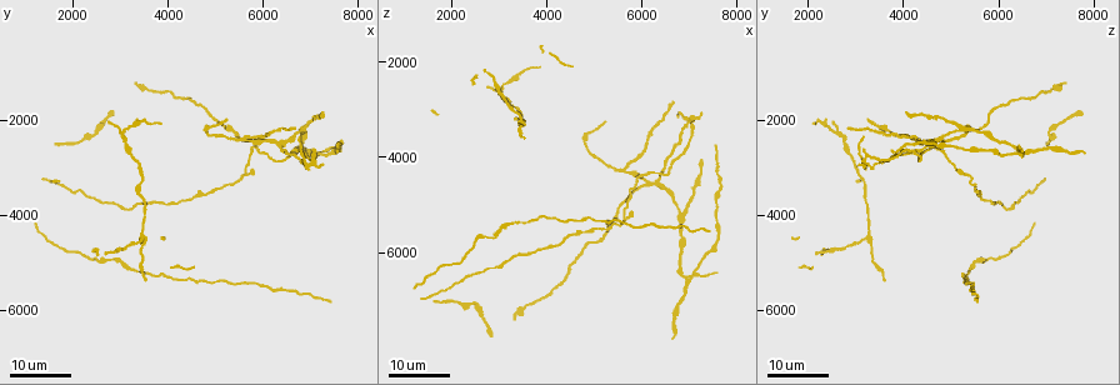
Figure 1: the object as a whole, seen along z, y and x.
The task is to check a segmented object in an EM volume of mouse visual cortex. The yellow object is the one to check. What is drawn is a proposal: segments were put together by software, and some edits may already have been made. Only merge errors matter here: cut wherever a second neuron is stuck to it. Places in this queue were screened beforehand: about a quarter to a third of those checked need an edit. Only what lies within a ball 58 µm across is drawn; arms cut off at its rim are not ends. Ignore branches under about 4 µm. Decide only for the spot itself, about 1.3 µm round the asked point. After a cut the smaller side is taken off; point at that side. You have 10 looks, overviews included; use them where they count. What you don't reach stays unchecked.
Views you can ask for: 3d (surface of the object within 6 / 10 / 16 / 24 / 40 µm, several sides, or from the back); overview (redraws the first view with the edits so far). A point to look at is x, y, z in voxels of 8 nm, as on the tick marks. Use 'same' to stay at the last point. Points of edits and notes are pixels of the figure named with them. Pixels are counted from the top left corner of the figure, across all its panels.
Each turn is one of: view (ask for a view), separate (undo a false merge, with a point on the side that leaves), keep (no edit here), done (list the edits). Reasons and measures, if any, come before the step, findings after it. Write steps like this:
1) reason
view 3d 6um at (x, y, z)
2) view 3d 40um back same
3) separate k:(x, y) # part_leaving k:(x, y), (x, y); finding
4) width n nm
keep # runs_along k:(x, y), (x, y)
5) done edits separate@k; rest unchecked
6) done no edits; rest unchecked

view 3d 16um at (3350, 3600, 3150)

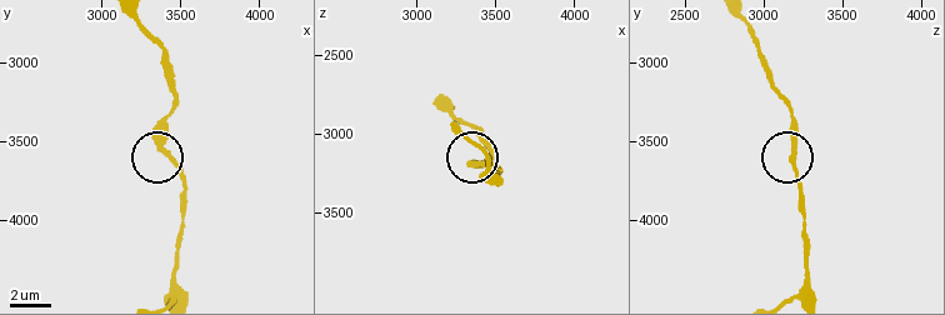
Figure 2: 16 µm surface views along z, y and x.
view 3d 6um at (3400, 3560, 3180)

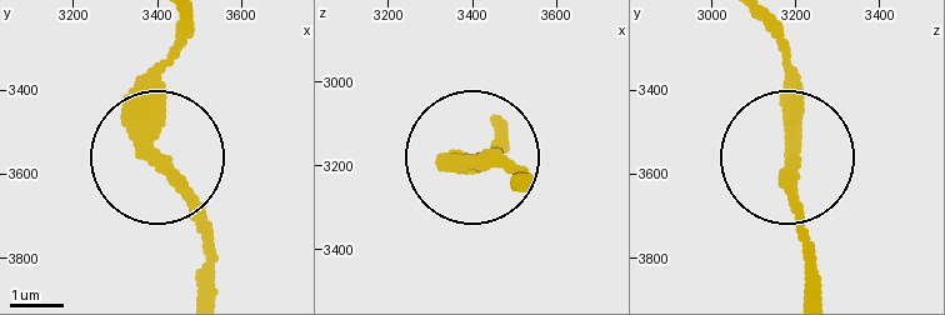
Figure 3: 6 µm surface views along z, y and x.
view 3d 6um back at (3400, 3580, 3185)

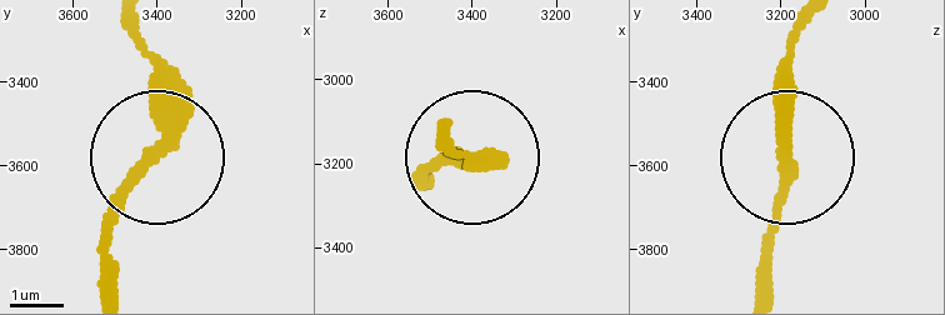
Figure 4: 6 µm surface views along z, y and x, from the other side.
keep # one neuron here

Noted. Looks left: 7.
view 3d 16um at (4800, 2200, 3600)

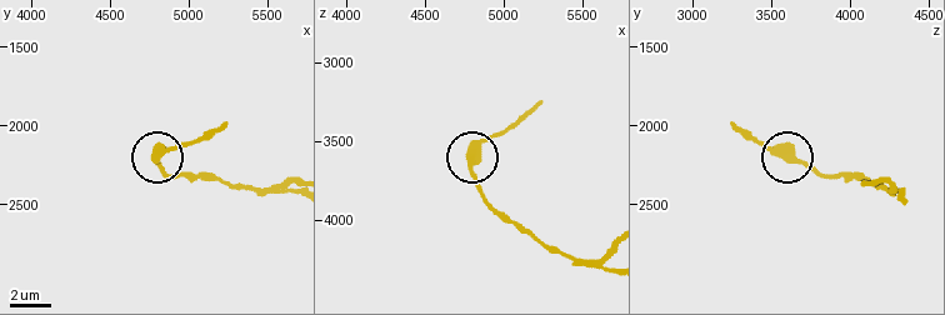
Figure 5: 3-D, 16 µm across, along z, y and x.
view 3d 10um at (4800, 2220, 3600)

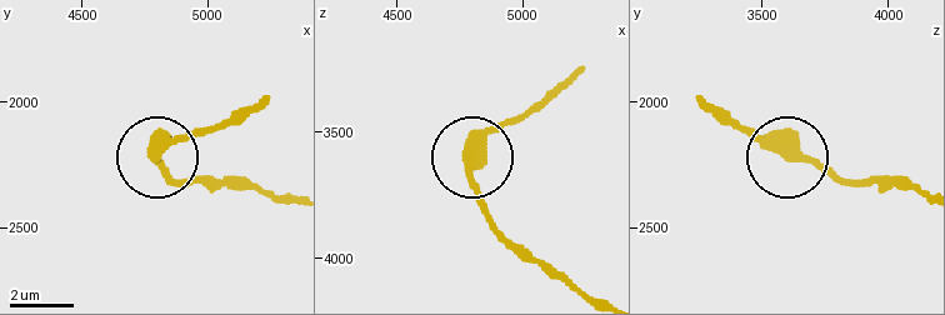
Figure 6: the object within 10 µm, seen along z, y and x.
side_arm 5 um
keep # runs_along 6:(916, 189), (828, 173), (748, 135), (725, 116); all the same neuron

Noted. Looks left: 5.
three arms meet
view 3d 16um at (3500, 4550, 3250)

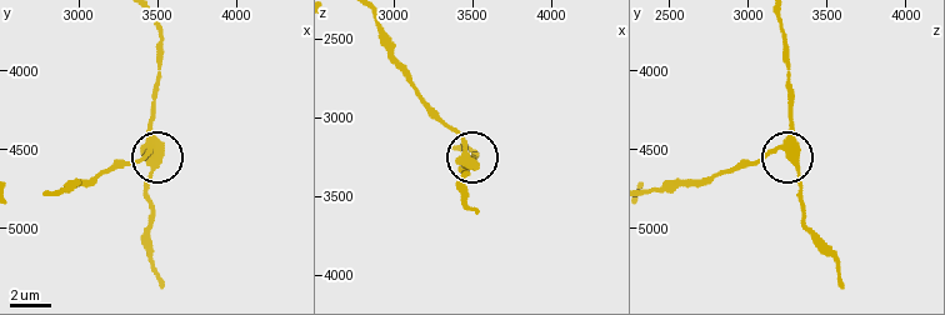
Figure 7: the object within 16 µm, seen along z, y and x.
zoom in
view 3d 10um at (3460, 4500, 3260)

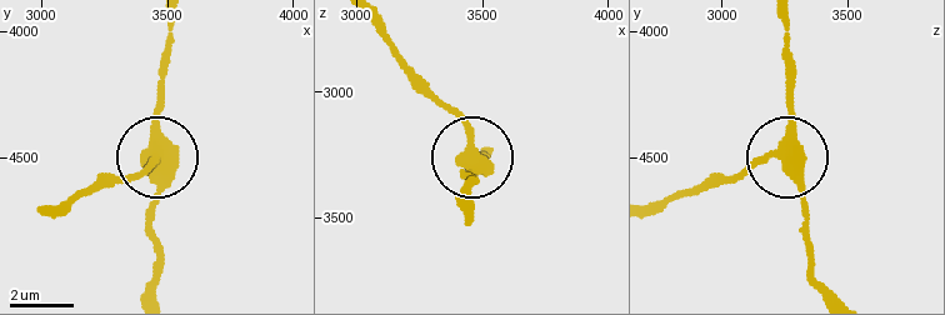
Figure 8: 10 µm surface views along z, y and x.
separate 8:(461, 113) # part_leaving 8:(471, 151), (455, 114), (385, 25); two neurons meet here

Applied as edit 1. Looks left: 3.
view overview

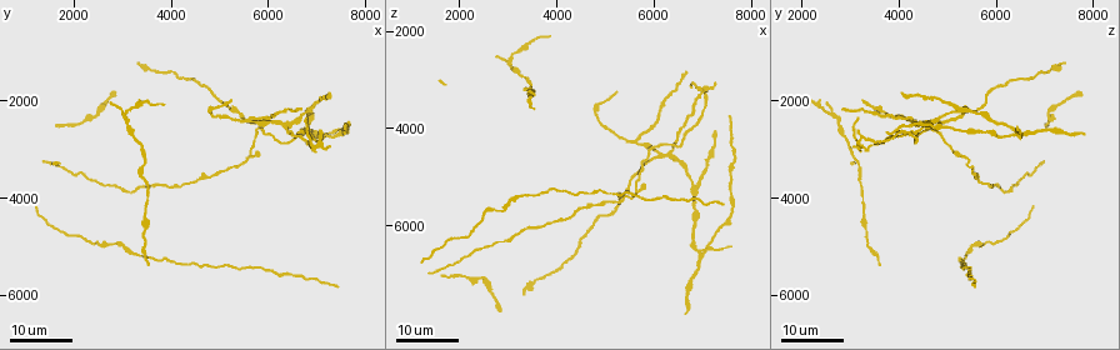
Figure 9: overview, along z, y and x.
view 3d 24um at (6300, 2400, 4550)

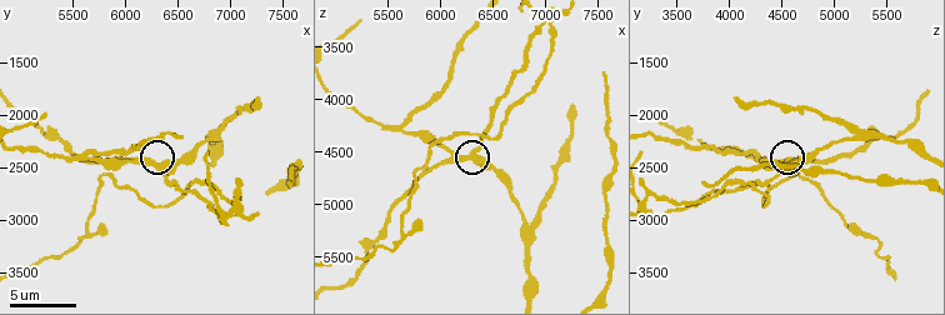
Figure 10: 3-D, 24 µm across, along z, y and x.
view 3d 10um at (6280, 2460, 4520)

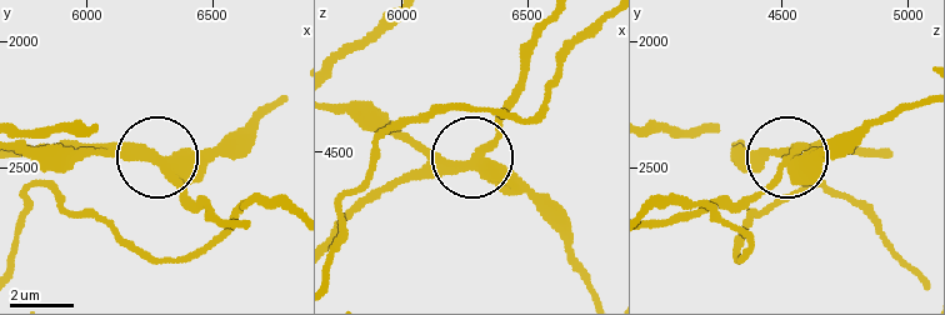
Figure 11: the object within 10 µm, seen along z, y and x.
side_arm 47 um
separate 11:(408, 178) # part_leaving 11:(456, 168), (496, 128), (543, 23); two neurons meet here

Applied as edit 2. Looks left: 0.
done edits separate@8, separate@11; rest unchecked

